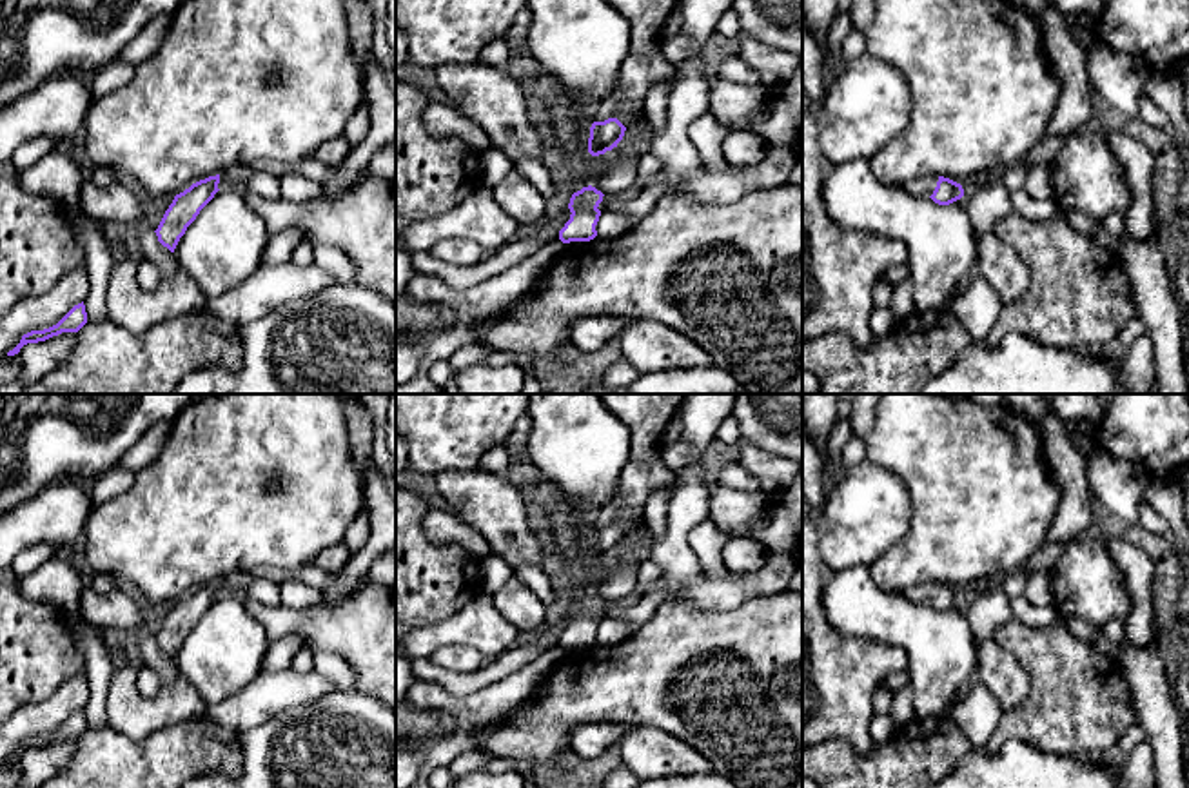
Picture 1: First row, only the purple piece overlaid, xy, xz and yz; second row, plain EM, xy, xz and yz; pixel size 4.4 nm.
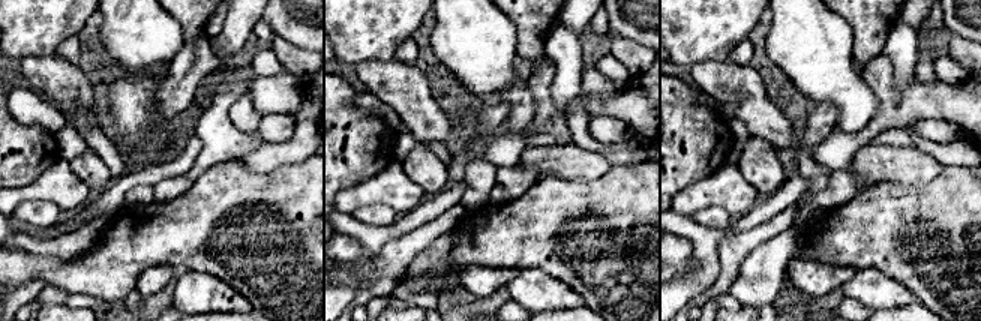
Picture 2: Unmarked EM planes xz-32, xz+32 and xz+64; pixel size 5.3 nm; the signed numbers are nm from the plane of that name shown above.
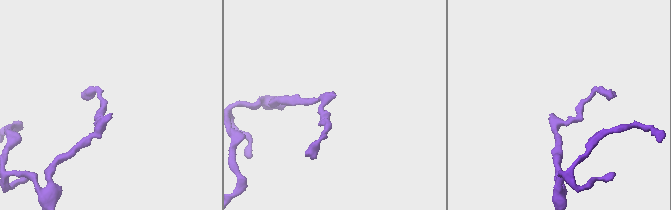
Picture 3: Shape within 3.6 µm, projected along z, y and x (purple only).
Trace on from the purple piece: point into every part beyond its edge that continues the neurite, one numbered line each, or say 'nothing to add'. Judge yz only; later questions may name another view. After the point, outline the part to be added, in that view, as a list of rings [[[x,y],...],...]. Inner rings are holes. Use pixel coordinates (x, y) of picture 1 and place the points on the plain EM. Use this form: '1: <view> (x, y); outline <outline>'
1: yz (924, 592); outline [[[920,583],[917,586],[906,588],[902,594],[915,601],[929,605],[937,594],[938,583]]]

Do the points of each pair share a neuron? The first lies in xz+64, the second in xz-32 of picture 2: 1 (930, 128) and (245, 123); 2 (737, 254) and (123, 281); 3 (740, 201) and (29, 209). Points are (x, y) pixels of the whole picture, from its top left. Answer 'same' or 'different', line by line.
1: different
2: different
3: different

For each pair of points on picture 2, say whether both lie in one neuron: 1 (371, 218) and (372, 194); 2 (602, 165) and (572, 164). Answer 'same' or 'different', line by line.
1: different
2: same

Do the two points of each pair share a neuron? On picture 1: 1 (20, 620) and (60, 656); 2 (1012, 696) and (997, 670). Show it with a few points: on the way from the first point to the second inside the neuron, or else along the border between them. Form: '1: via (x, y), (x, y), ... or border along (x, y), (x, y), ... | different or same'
1: via (29, 629), (51, 650) | same
2: via (1010, 690), (1010, 683), (1002, 676) | same

